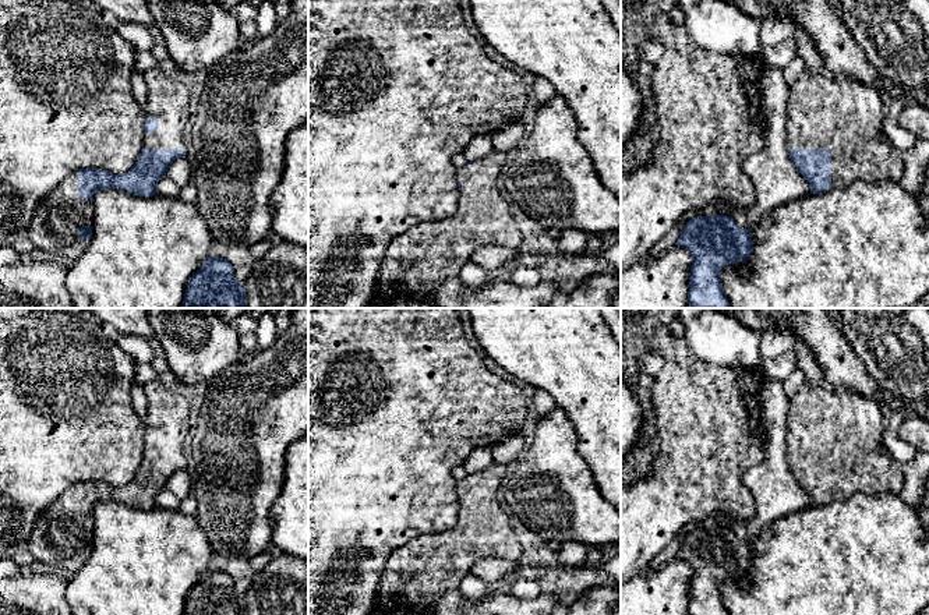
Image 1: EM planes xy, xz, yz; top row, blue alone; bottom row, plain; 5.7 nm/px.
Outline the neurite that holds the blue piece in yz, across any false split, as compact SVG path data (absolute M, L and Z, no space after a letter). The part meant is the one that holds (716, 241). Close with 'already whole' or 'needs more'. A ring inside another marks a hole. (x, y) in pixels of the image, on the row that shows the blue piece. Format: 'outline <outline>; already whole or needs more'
outline M696 216L679 234L677 245L692 254L688 301L692 308L731 308L720 280L723 268L748 261L753 240L731 216Z; already whole

